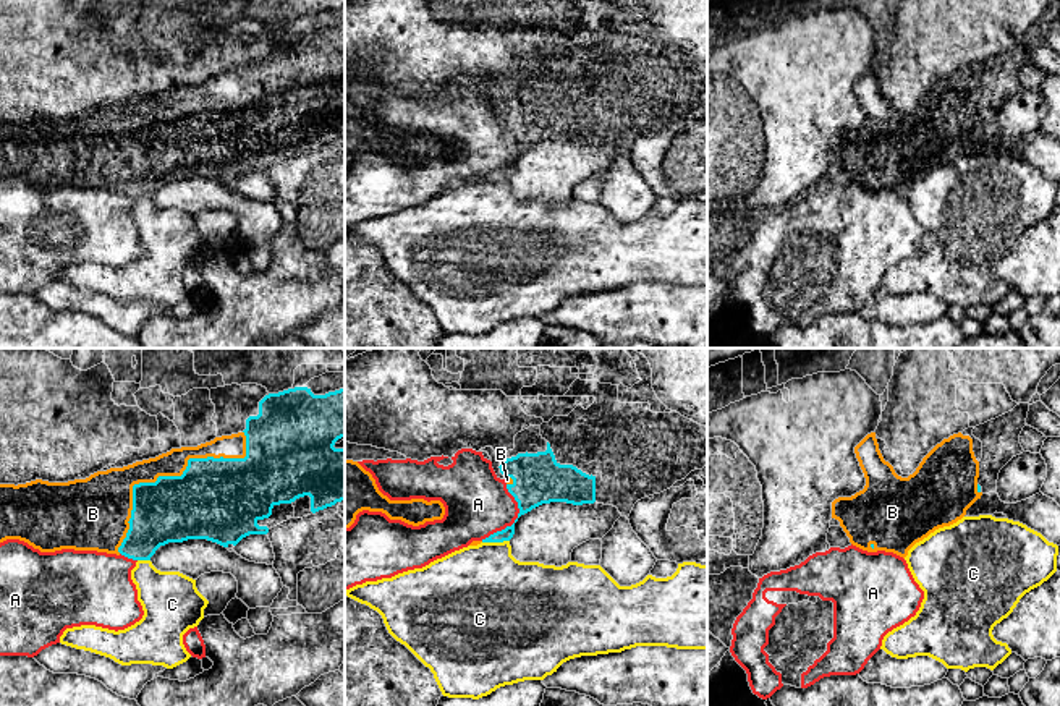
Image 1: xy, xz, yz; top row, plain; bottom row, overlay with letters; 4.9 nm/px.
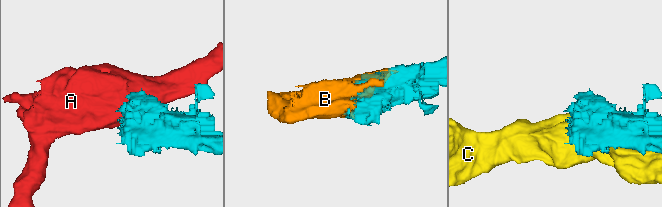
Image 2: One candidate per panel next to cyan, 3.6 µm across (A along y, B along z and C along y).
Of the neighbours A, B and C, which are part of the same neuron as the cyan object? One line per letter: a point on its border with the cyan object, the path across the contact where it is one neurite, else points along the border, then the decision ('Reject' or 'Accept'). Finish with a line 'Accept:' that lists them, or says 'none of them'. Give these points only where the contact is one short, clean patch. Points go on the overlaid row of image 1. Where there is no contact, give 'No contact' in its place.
A: Touches cyan at xz (515, 520). Reject
B: Touches cyan at xy (170, 476). Accept
C: Touches cyan at xz (496, 541). Reject
Accept: B

